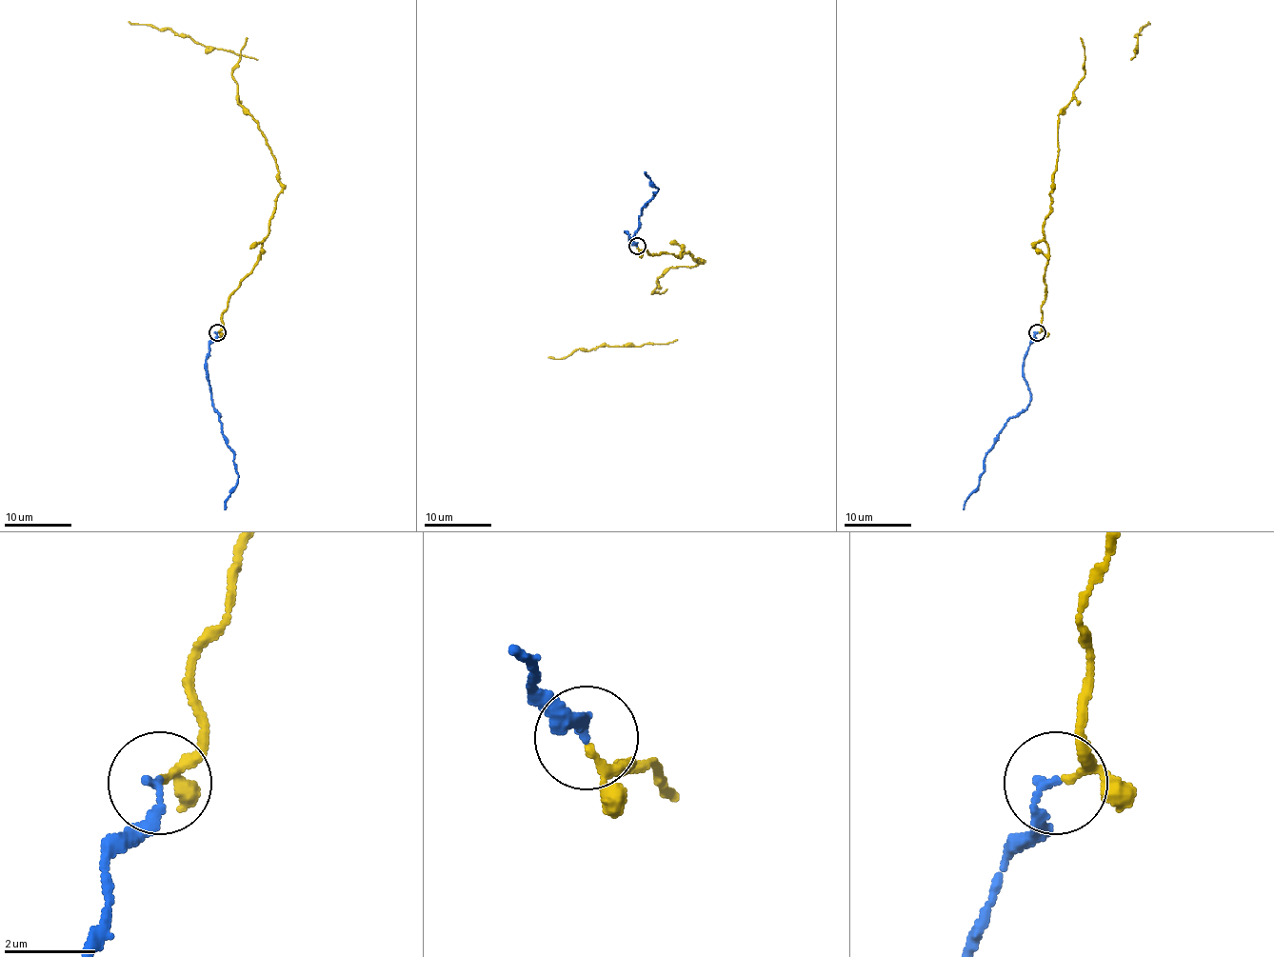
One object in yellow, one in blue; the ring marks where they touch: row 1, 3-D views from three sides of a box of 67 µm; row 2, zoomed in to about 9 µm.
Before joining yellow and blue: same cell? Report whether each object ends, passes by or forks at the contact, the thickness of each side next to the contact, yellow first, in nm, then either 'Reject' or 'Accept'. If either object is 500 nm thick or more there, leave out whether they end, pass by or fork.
At the ring yellow passes by. At the ring blue ends. Thickness 140 nm (yellow) against 180 nm. Accept

